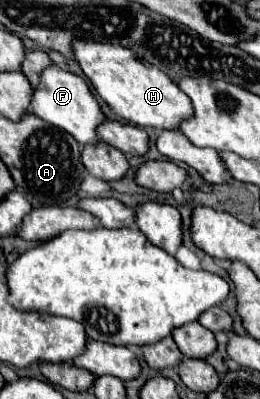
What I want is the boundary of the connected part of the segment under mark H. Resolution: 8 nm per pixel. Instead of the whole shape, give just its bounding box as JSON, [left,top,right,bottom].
[71,38,191,130]

